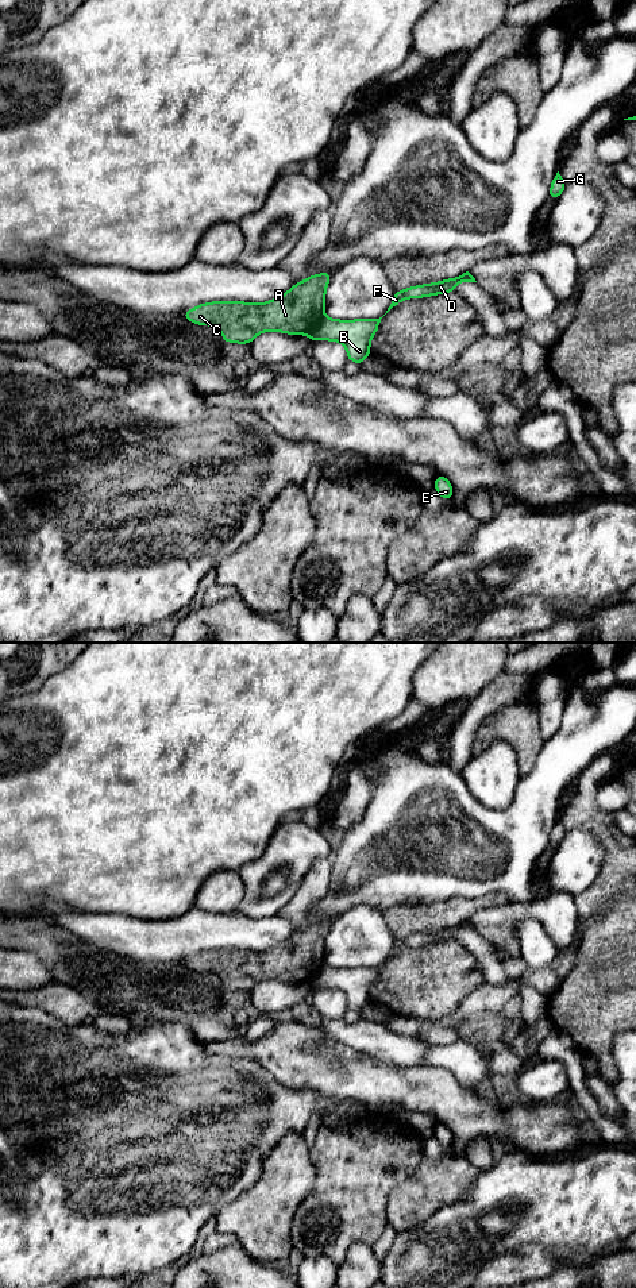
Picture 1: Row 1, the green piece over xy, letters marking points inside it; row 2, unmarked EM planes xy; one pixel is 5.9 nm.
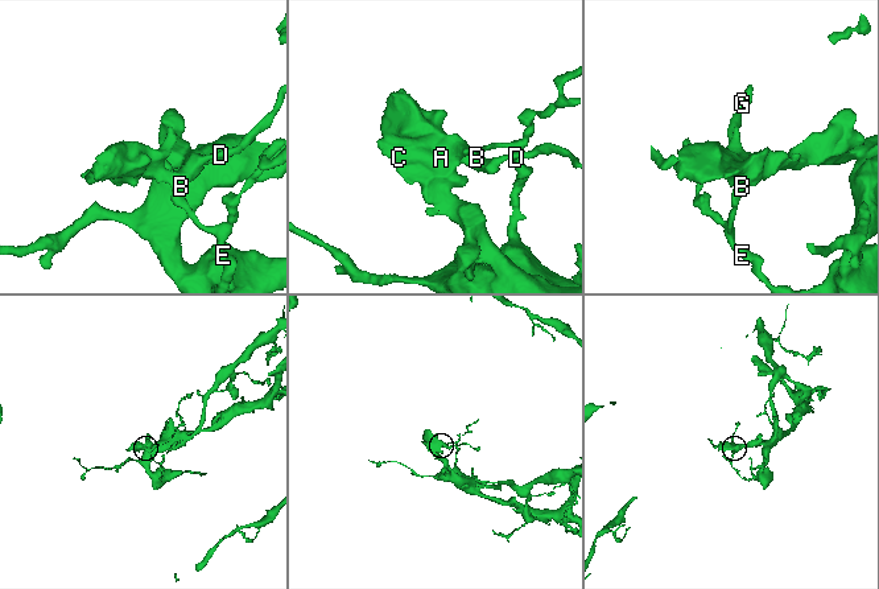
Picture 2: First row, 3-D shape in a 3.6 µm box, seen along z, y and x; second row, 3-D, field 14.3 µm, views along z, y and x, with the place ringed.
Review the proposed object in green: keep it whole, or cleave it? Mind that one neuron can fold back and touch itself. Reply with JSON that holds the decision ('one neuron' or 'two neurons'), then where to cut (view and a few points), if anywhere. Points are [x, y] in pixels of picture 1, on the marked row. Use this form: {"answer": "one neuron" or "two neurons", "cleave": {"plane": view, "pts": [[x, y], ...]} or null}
{"answer": "two neurons", "cleave": {"plane": "xy", "pts": [[323, 316], [308, 334]]}}

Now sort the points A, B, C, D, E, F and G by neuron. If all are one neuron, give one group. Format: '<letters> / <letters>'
A C / B D E F G

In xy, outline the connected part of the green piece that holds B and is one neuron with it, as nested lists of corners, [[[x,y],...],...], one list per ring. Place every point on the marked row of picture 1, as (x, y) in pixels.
[[[323,317],[308,333],[311,342],[332,340],[346,346],[348,362],[363,365],[381,319],[336,320]]]

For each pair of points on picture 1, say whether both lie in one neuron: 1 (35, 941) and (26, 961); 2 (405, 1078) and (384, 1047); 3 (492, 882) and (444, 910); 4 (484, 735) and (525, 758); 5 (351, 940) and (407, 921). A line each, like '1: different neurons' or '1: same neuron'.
1: different neurons
2: different neurons
3: different neurons
4: same neuron
5: different neurons

